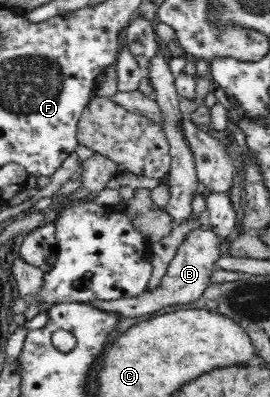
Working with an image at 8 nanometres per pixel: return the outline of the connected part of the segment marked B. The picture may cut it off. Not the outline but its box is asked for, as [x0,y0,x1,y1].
[89,227,221,317]

